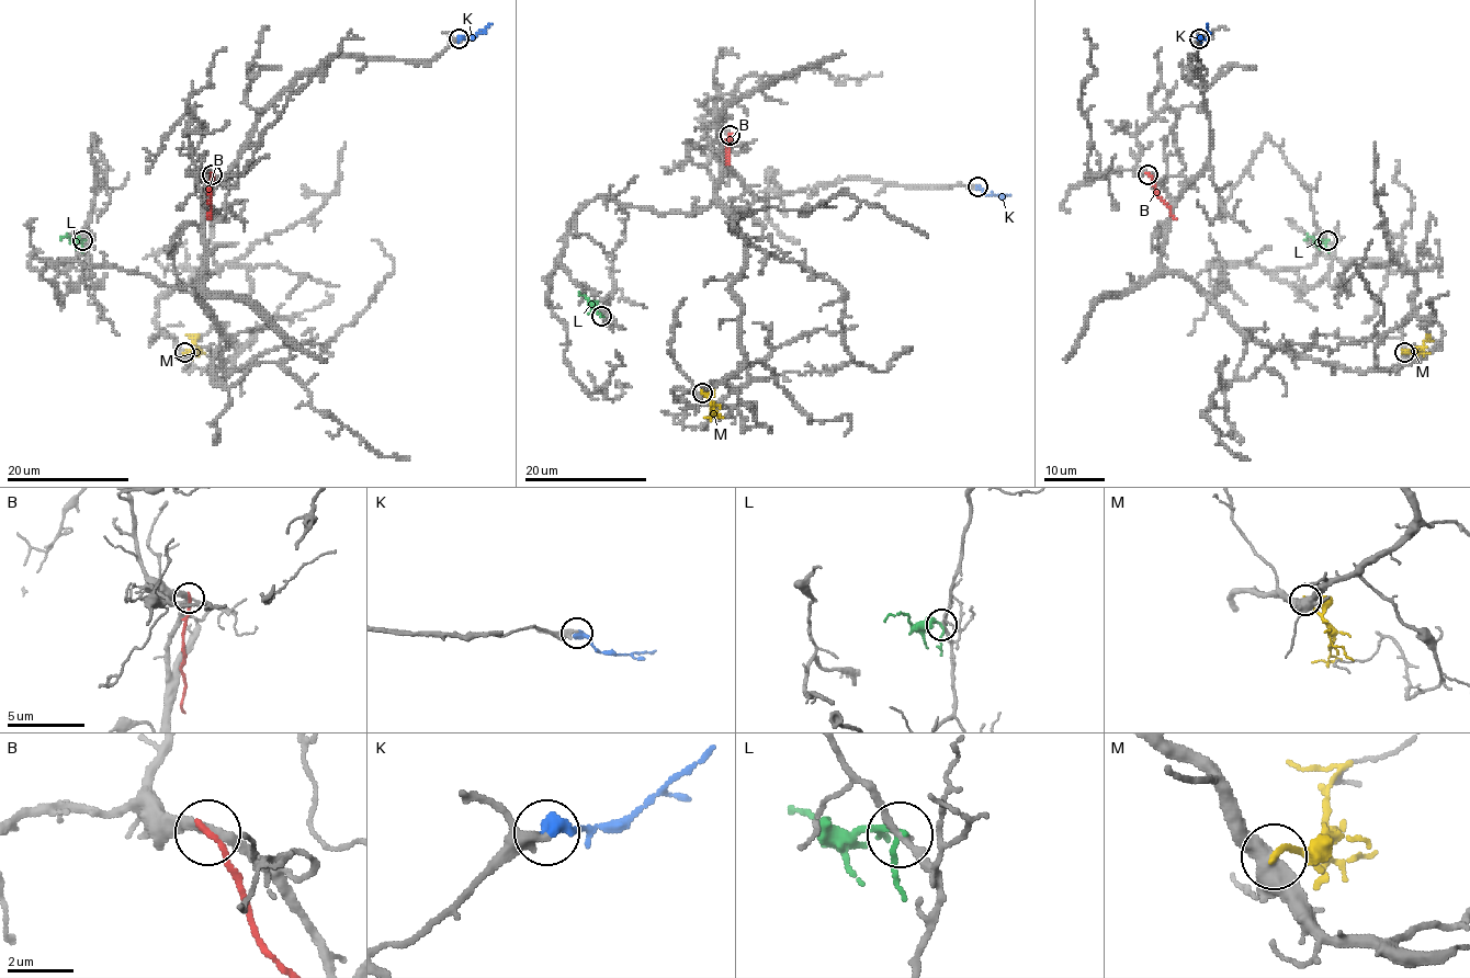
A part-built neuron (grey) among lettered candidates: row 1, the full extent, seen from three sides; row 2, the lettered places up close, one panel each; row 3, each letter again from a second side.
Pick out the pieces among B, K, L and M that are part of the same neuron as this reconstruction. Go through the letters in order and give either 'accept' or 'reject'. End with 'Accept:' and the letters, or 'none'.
B: reject
K: accept
L: reject
M: reject
Accept: K

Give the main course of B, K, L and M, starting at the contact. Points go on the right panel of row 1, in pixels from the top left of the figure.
B: (1148, 173), (1155, 193), (1177, 219)
K: (1198, 40), (1208, 36), (1206, 23)
L: (1327, 240), (1310, 236), (1305, 239)
M: (1404, 352), (1421, 348), (1428, 336)

